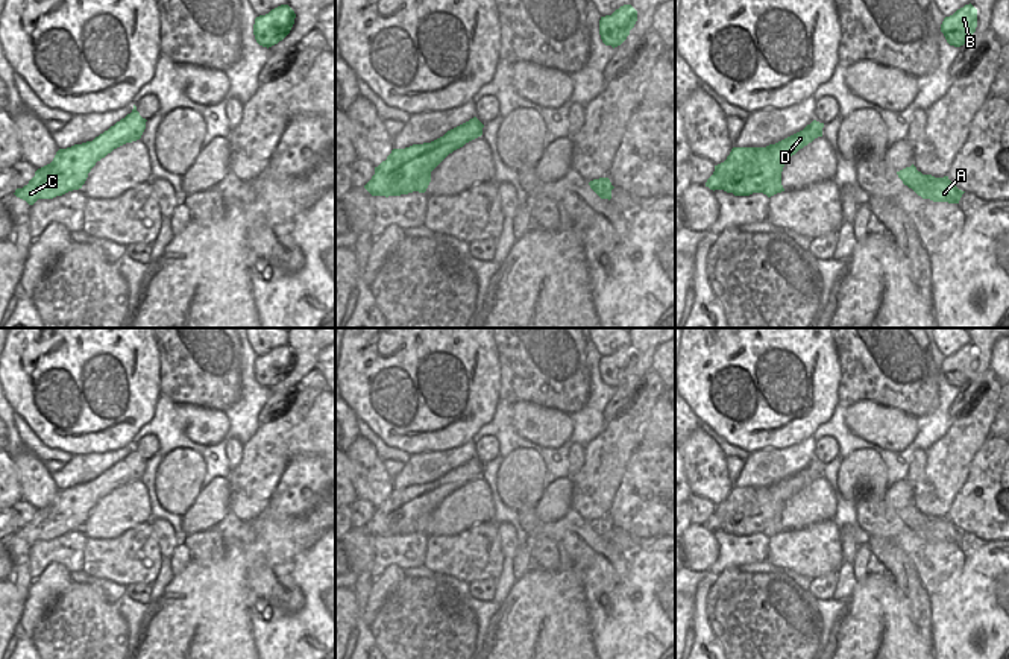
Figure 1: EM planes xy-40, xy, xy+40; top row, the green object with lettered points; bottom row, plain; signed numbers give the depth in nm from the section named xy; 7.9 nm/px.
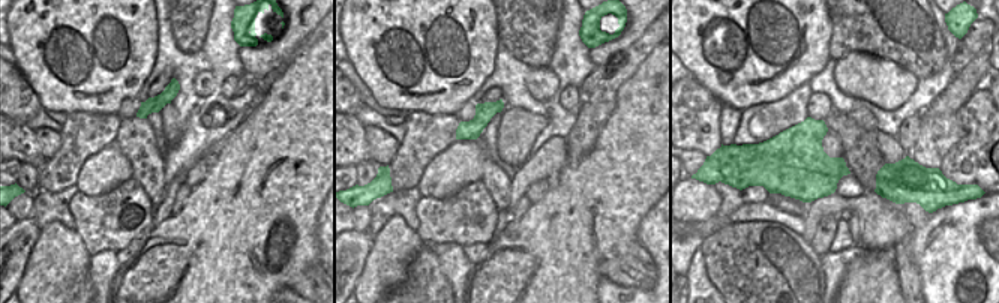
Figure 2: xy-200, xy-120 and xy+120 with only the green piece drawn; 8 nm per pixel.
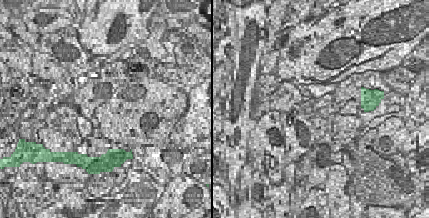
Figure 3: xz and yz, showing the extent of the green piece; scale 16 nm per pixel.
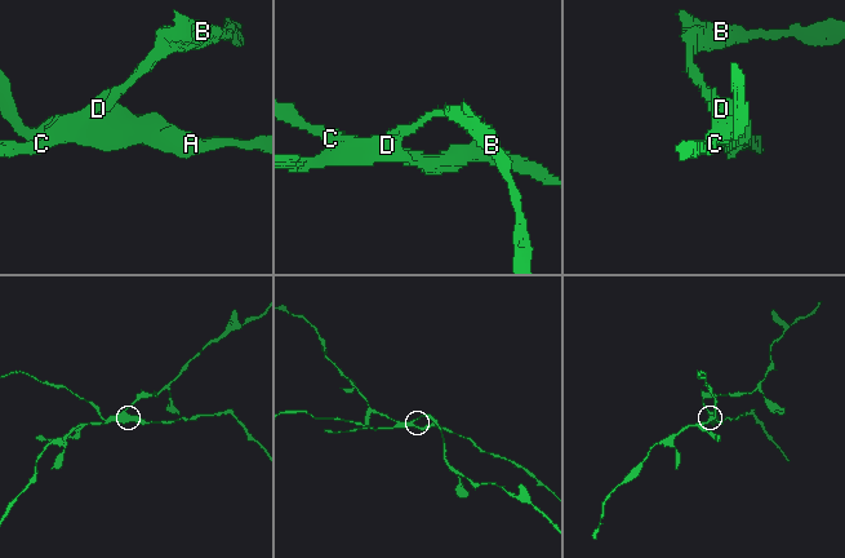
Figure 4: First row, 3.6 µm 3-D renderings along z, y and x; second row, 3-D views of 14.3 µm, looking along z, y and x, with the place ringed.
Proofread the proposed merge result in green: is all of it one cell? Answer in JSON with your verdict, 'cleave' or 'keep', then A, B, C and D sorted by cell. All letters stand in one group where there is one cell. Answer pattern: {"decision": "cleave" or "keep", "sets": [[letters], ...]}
{"decision": "cleave", "sets": [["A", "D"], ["B", "C"]]}

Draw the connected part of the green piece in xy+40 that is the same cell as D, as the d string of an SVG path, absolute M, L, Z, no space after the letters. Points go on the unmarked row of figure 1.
M813 460L803 471L757 492L759 510L756 515L747 515L743 519L731 524L722 524L727 531L734 536L750 536L753 533L763 533L768 538L784 531L781 525L781 512L786 501L800 489L822 477L824 463Z

